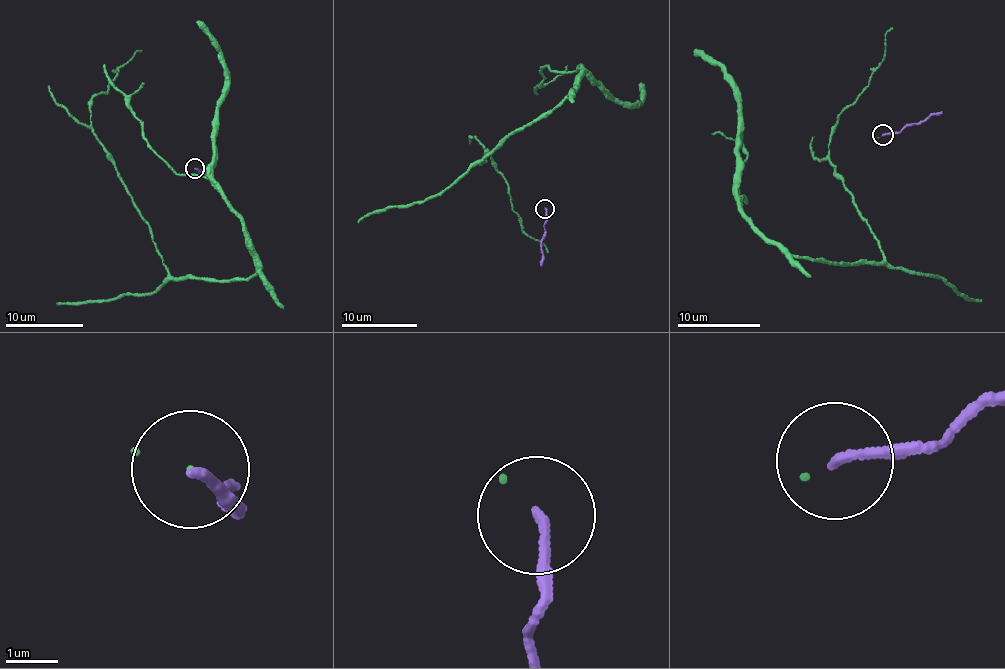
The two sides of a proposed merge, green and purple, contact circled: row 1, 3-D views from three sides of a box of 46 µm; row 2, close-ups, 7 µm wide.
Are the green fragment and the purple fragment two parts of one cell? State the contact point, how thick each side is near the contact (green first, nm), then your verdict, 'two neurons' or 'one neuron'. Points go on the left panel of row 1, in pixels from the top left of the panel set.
at (195, 168); 20 nm thick on the green side, 180 nm on the other; two neurons

